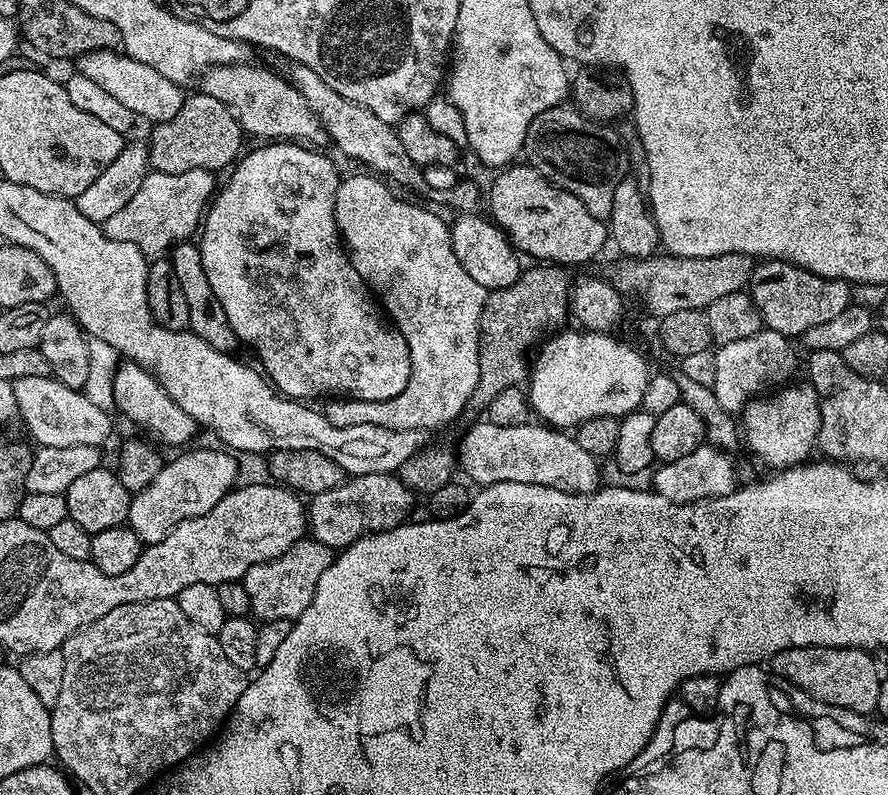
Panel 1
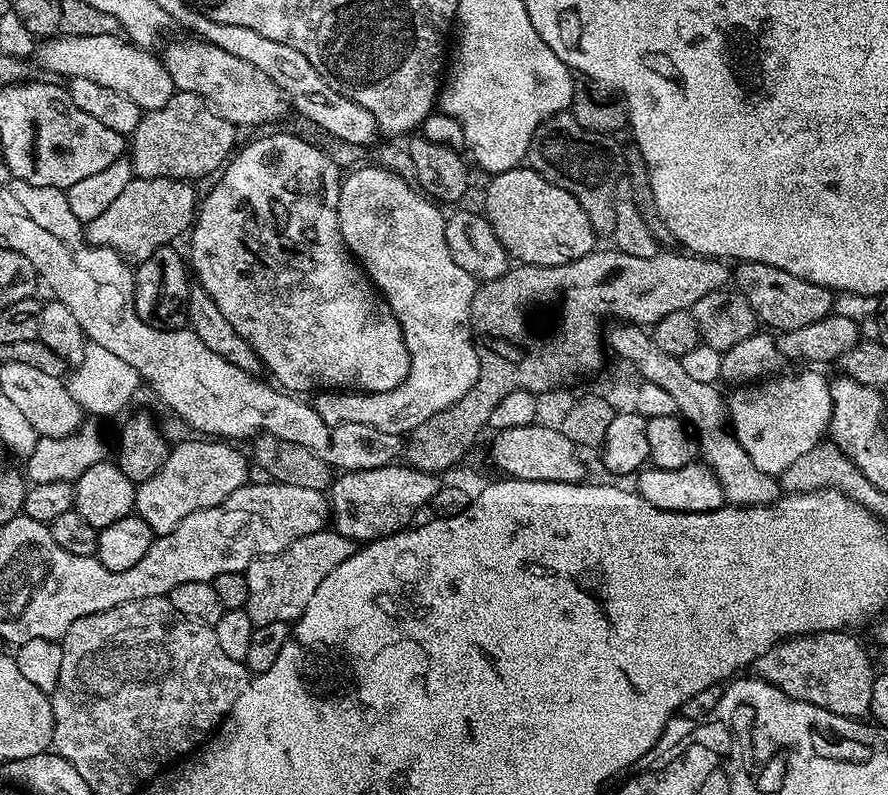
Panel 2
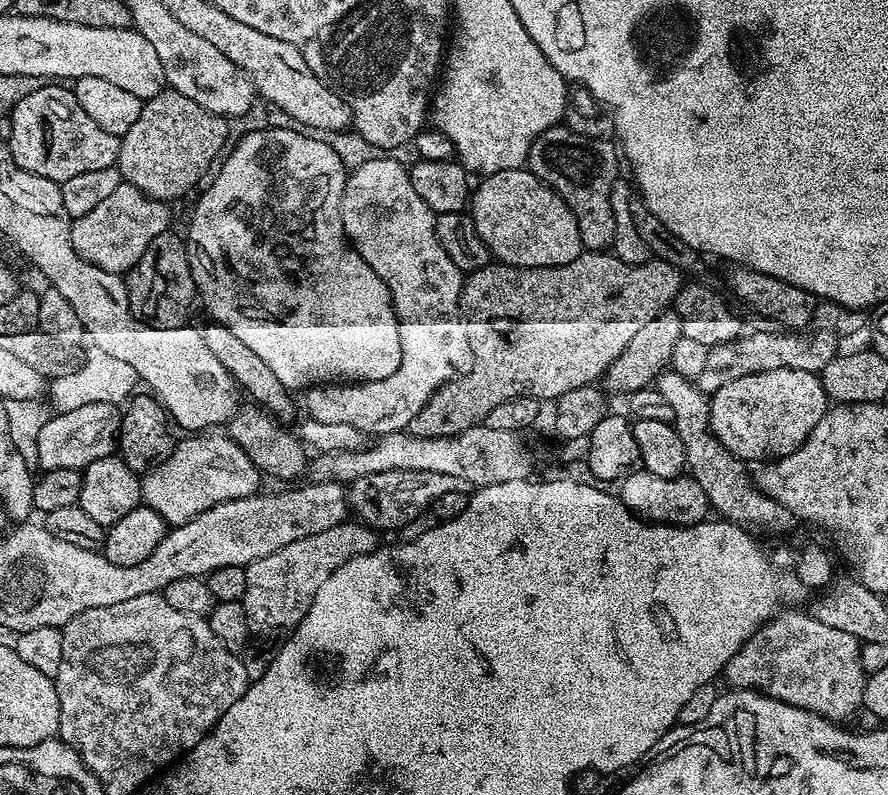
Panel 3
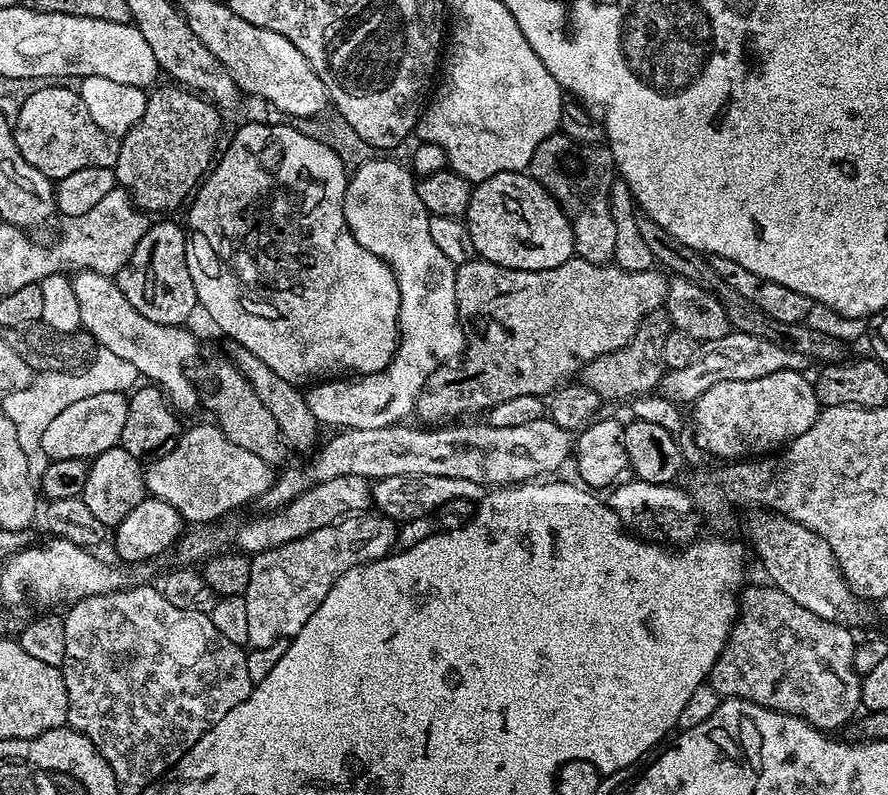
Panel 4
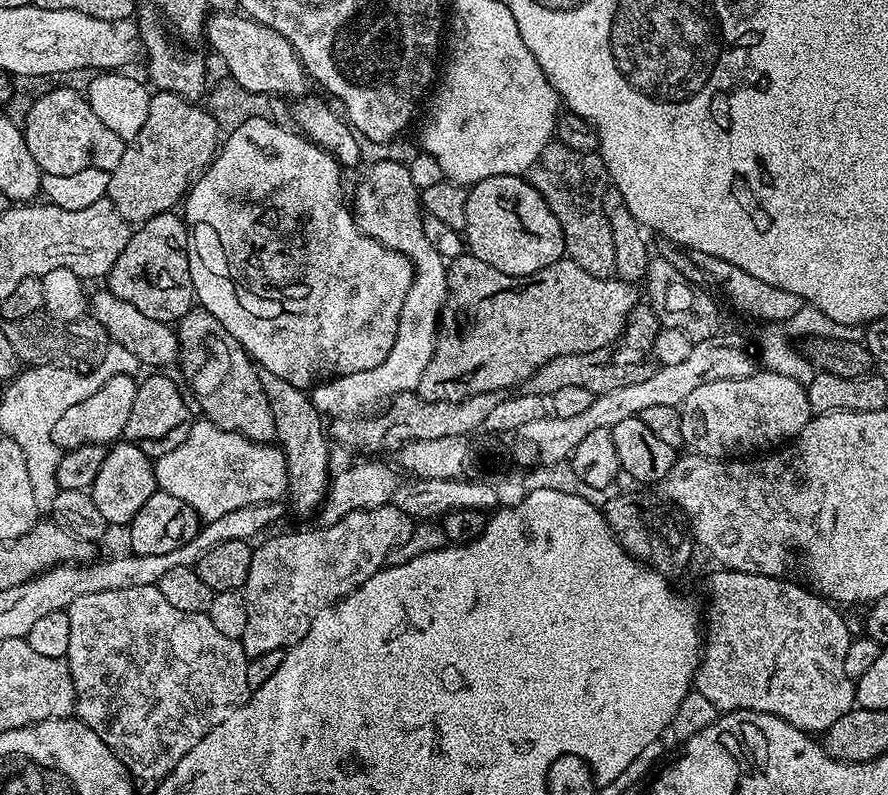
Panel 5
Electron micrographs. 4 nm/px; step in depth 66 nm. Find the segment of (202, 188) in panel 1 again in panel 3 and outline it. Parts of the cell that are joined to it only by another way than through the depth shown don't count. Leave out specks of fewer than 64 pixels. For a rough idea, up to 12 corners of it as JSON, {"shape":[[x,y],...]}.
{"shape":[[133,184],[72,220],[86,262],[127,274],[169,231],[169,205]]}

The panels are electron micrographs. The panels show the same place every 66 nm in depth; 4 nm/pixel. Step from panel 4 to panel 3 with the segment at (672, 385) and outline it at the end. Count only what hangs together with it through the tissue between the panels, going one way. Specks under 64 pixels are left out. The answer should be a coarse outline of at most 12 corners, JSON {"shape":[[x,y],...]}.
{"shape":[[817,327],[745,334],[708,349],[694,383],[732,379],[787,368],[819,374],[841,351]]}

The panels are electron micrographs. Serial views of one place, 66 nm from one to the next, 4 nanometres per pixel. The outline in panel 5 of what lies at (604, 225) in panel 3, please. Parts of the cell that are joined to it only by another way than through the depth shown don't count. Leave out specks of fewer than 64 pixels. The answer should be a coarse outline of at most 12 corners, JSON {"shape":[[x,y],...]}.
{"shape":[[553,142],[526,178],[562,226],[565,257],[616,276],[599,151]]}

